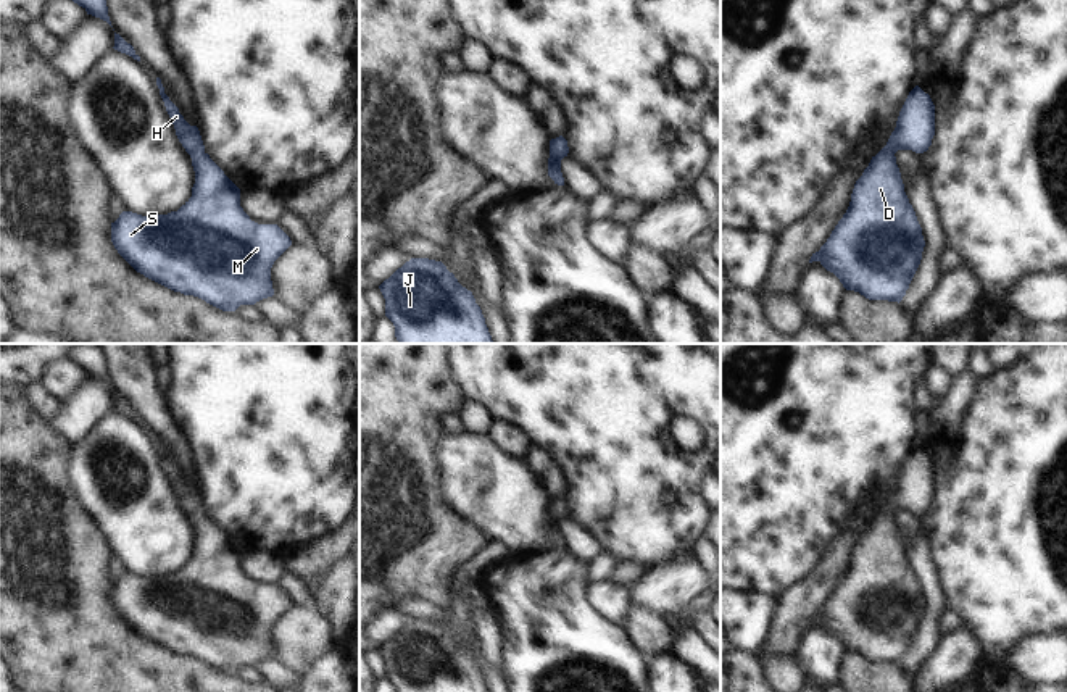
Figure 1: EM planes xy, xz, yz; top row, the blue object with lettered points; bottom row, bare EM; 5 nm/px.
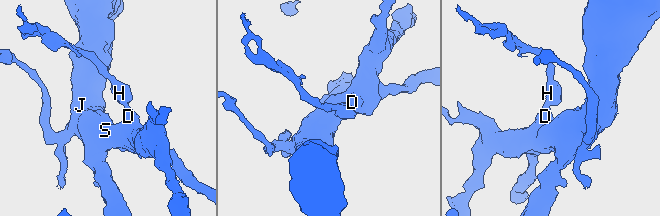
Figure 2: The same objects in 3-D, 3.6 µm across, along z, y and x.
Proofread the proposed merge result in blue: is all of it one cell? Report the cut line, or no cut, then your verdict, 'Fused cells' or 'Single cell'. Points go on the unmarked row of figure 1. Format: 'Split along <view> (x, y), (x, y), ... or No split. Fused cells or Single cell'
No split. Single cell

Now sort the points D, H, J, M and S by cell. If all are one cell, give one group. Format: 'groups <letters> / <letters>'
groups D H J M S

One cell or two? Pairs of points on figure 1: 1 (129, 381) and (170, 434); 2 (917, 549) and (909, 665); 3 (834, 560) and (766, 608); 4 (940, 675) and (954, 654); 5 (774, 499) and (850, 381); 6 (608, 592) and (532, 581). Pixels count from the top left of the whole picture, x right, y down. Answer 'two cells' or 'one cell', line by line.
1: one cell
2: one cell
3: two cells
4: one cell
5: one cell
6: two cells

